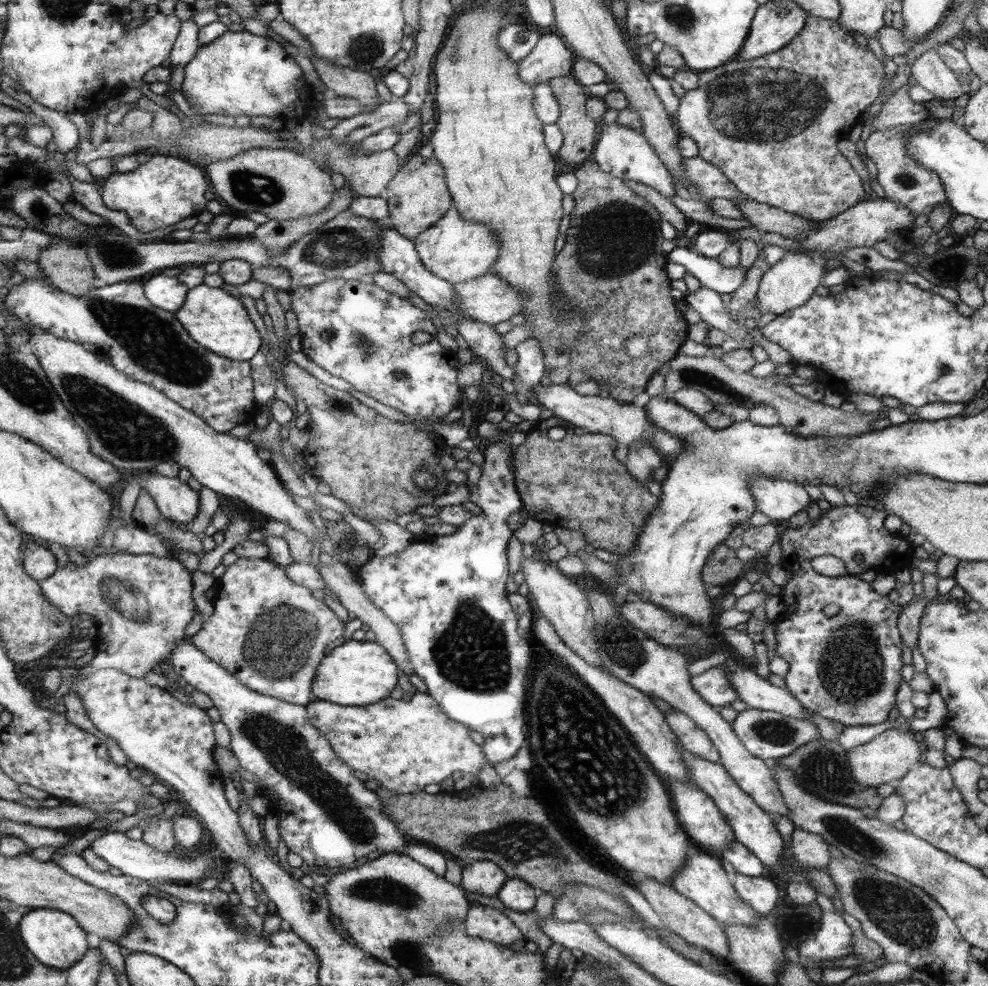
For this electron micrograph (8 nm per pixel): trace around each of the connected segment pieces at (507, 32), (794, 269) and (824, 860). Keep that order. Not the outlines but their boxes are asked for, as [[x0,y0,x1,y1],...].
[[499,24,541,62],[756,252,827,315],[790,828,830,869]]

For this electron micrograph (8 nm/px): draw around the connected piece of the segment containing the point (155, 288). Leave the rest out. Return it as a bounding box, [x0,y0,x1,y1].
[143,274,190,313]

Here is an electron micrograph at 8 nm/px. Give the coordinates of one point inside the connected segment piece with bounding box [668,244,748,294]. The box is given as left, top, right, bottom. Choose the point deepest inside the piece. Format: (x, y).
(707, 271)

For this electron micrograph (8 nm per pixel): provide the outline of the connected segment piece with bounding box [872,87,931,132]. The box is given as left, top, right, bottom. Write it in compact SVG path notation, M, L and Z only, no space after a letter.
M901 88L890 96L873 122L874 132L896 126L920 124L931 117L922 104L916 104L908 95L908 88Z

